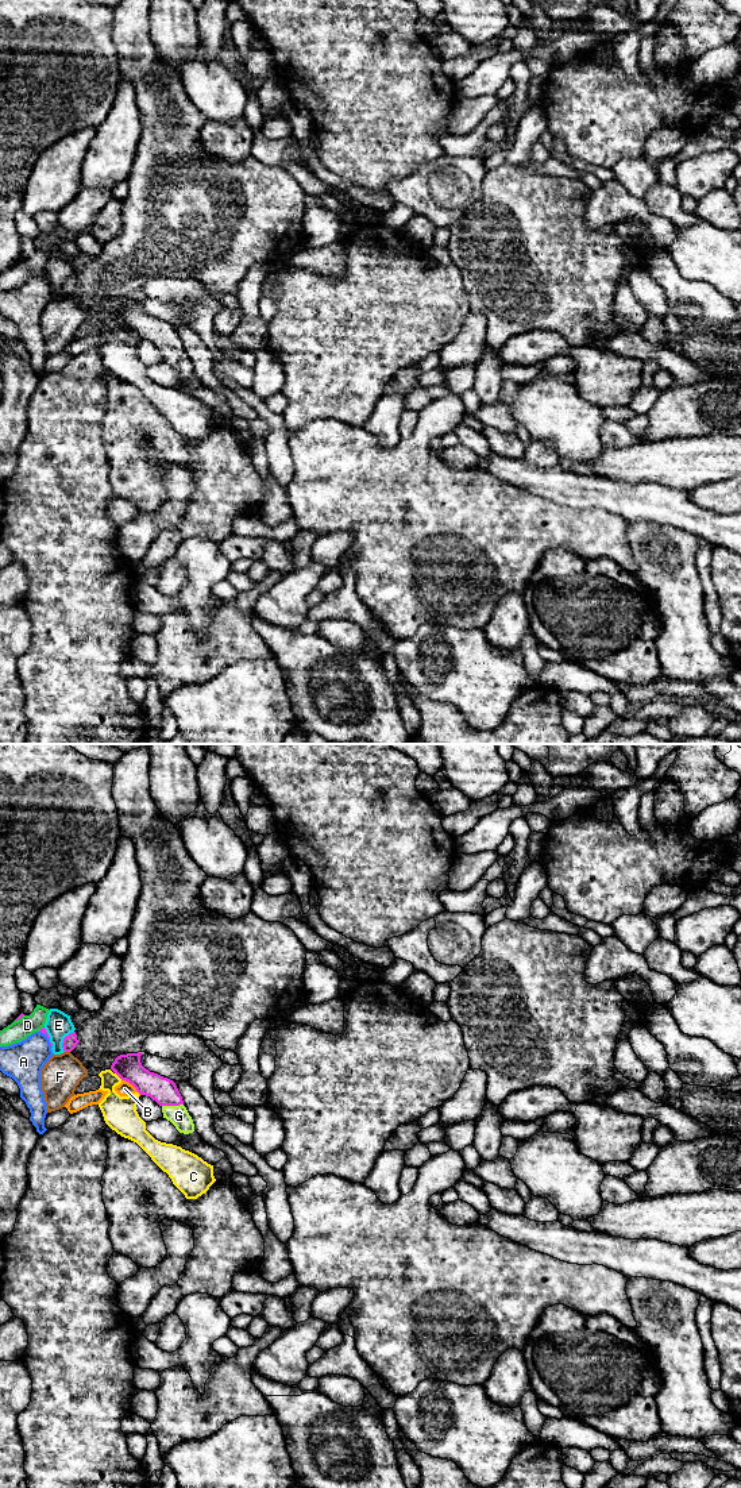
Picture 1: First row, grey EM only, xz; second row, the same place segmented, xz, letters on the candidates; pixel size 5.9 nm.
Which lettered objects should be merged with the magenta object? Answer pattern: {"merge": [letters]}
{"merge": ["G"]}

